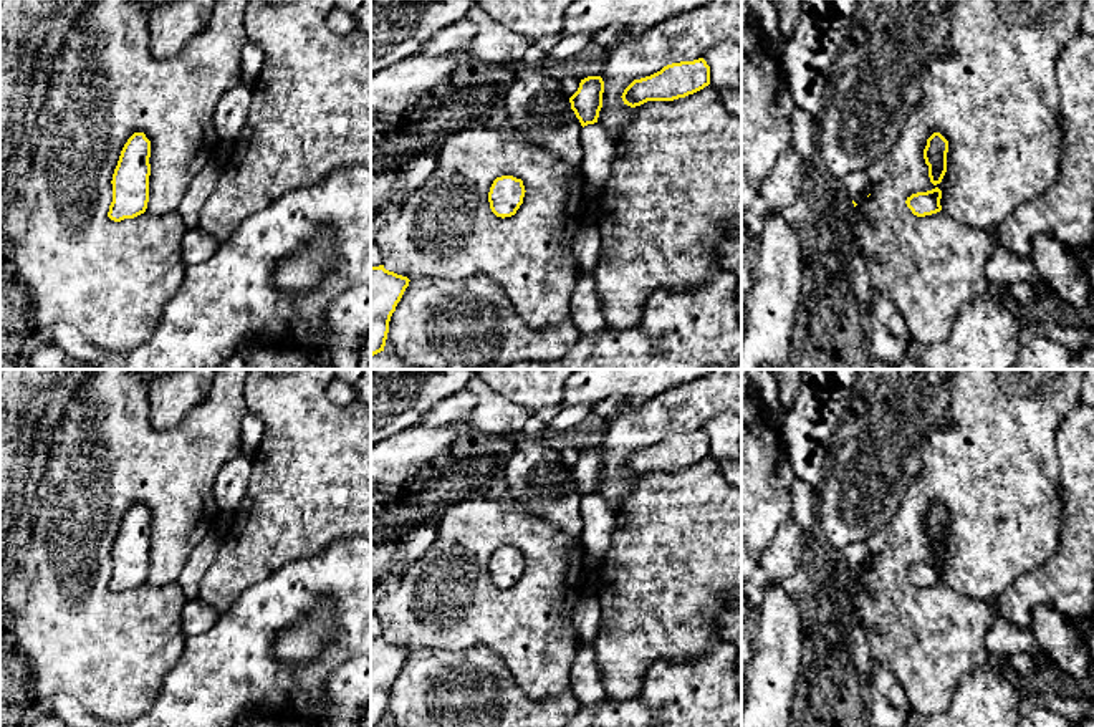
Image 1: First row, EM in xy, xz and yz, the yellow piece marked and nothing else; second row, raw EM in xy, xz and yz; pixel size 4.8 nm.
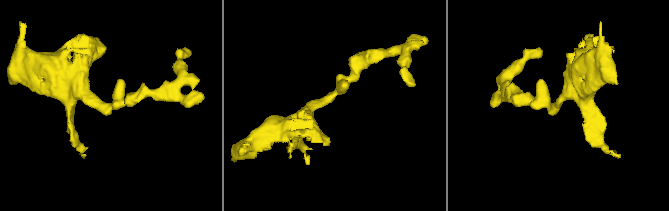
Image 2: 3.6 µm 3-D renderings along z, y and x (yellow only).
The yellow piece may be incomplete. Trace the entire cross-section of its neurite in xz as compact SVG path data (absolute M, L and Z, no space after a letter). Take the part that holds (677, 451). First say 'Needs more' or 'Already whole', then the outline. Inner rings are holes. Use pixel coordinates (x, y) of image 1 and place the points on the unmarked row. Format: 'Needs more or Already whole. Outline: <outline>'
Already whole. Outline: M703 429L664 437L660 442L634 450L622 464L624 475L636 479L647 472L674 472L710 455L710 437Z

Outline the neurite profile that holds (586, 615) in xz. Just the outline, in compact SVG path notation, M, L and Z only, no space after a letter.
M583 596L573 609L573 626L579 646L594 644L601 623L597 596Z

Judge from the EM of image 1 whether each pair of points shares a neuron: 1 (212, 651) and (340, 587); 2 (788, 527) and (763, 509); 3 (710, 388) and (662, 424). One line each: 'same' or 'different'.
1: same
2: different
3: same

